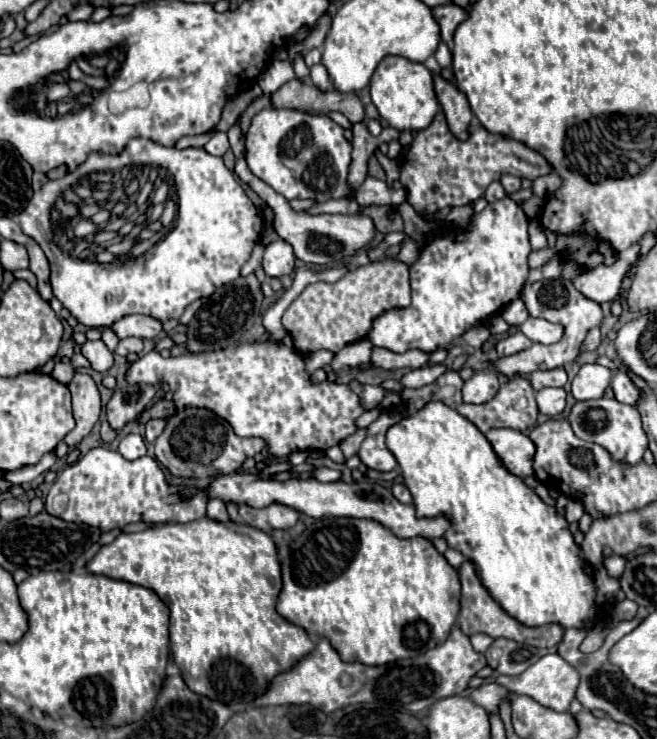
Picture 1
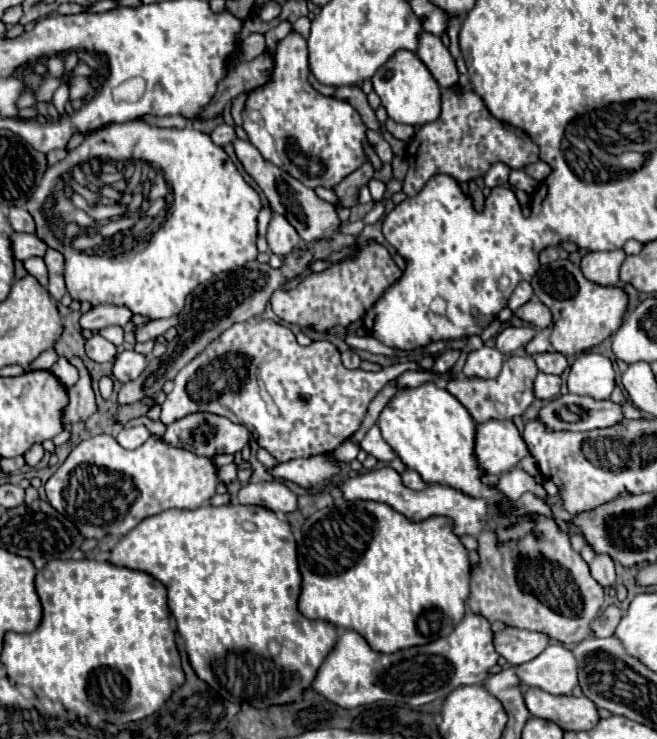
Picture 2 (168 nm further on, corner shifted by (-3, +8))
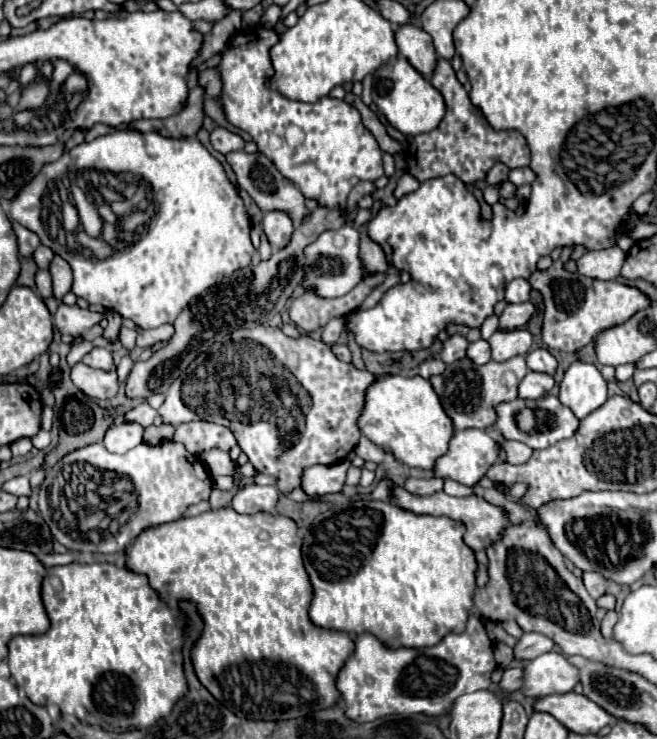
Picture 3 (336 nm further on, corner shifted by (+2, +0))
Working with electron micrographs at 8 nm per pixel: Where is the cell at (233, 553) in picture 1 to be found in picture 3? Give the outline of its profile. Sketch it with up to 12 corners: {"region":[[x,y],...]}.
{"region":[[211,509],[125,565],[203,619],[195,675],[237,717],[337,703],[295,521]]}

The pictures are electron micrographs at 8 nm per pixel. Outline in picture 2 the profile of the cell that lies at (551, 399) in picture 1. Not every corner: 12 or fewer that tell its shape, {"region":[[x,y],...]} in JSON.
{"region":[[538,373],[534,397],[554,399],[560,393],[558,375]]}

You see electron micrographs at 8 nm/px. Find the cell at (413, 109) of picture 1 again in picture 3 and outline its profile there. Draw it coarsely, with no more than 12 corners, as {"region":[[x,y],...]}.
{"region":[[403,57],[373,73],[373,103],[411,137],[445,115],[441,93]]}

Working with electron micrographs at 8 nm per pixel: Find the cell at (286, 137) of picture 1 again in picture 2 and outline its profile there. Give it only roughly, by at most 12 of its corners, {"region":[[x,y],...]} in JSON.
{"region":[[290,31],[248,93],[250,143],[306,187],[368,161],[366,125],[308,83]]}

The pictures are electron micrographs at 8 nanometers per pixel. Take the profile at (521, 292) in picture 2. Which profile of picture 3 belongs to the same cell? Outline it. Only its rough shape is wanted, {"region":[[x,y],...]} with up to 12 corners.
{"region":[[515,279],[507,285],[505,301],[529,301],[529,281]]}

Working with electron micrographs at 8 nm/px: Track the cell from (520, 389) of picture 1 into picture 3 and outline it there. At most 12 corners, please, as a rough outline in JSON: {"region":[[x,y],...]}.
{"region":[[525,357],[475,365],[431,377],[455,429],[495,425],[517,399]]}

